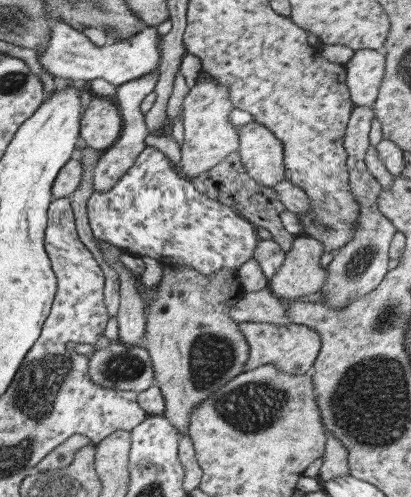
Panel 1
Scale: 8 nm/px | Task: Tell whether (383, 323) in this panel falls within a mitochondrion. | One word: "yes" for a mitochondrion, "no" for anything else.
yes

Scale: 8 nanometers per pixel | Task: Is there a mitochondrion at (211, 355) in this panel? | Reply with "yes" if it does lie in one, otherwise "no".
yes

